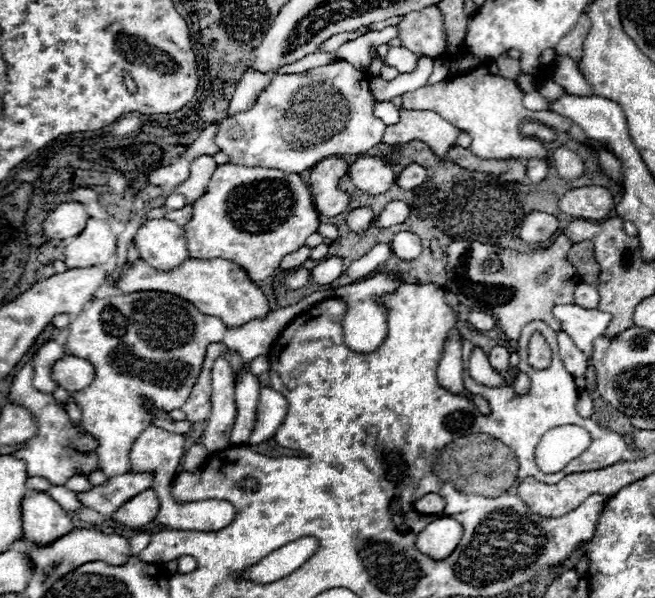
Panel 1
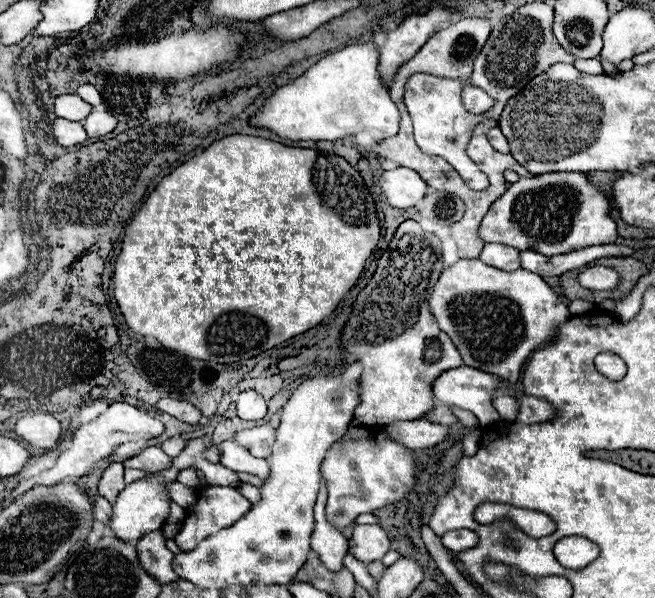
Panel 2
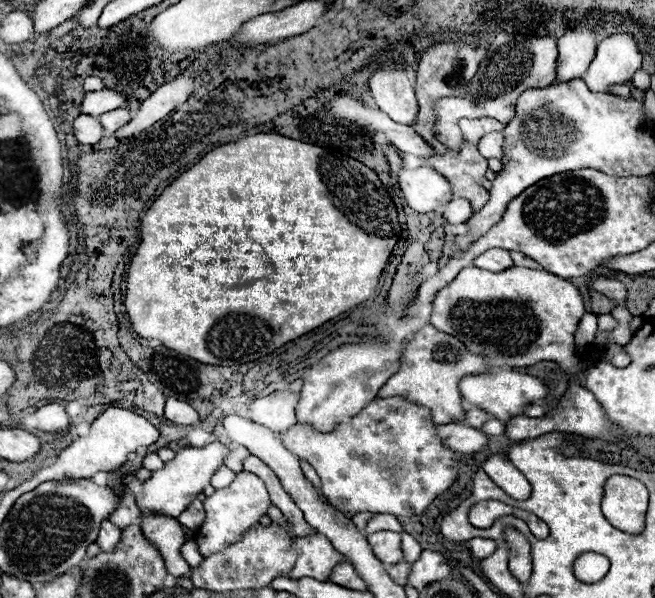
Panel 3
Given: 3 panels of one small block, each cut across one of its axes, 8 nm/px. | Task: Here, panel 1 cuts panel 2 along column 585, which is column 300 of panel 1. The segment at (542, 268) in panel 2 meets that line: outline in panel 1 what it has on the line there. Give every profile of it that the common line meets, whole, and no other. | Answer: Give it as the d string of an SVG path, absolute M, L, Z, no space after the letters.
M304 246L304 248L300 248L300 250L296 250L296 252L288 254L288 256L284 256L284 260L280 262L280 268L282 268L282 270L300 268L308 258L310 258L310 248Z

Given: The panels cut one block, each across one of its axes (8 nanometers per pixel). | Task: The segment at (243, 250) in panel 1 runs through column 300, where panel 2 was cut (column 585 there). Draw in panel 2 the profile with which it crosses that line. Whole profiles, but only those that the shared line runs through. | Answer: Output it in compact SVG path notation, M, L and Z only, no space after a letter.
M550 172L514 182L488 210L480 226L484 242L500 242L520 250L544 252L544 256L572 252L576 248L610 244L618 238L610 218L606 196L576 172Z

